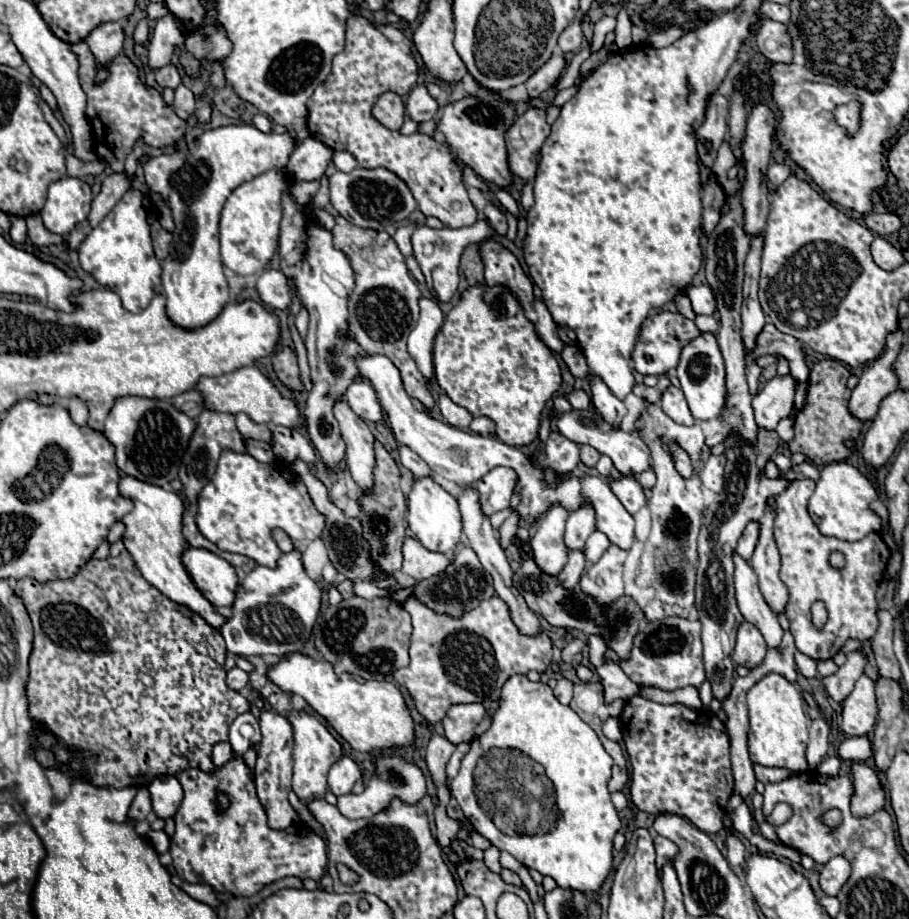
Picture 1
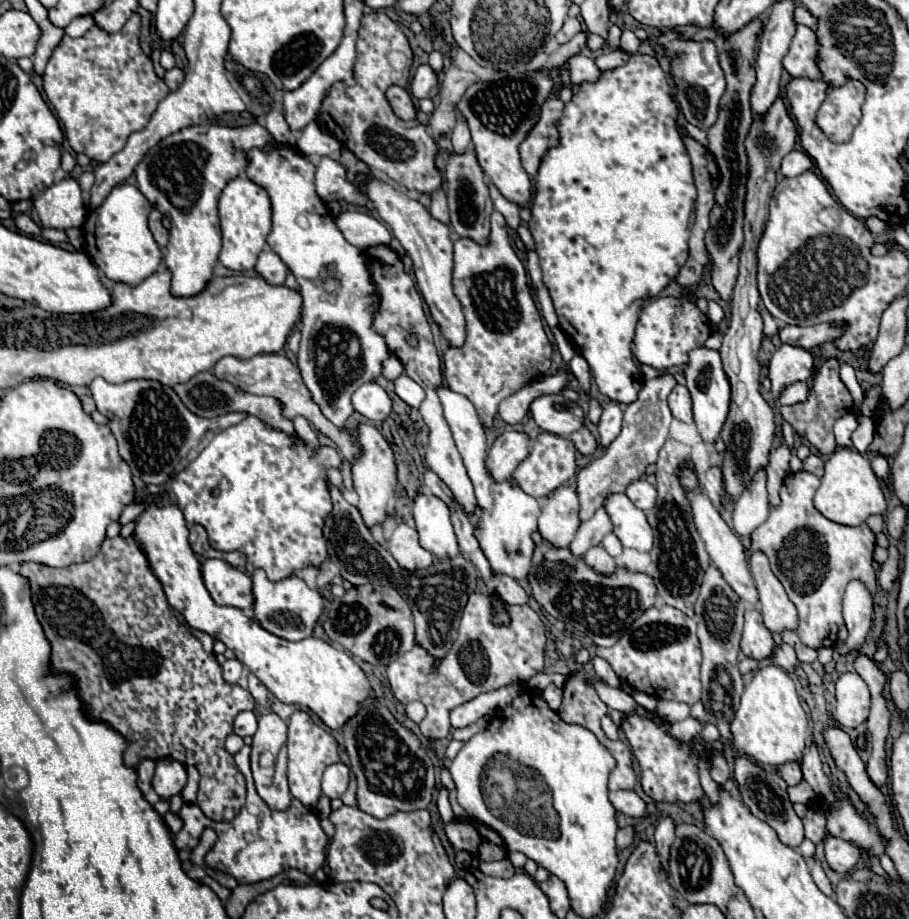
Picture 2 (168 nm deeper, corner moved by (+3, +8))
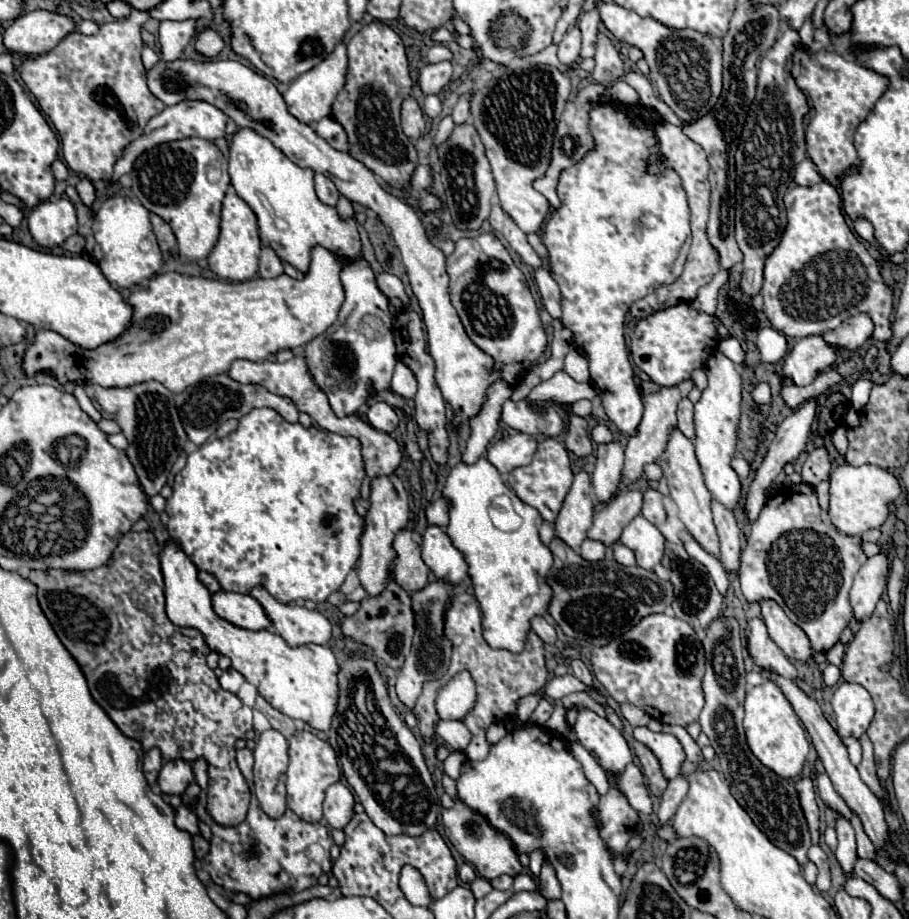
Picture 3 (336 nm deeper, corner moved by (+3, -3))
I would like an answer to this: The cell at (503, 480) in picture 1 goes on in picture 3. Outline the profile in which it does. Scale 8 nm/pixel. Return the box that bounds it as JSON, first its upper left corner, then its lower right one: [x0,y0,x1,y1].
[487,432,537,474]

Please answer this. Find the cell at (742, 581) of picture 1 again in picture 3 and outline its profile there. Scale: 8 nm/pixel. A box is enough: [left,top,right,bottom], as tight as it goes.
[659,428,719,554]

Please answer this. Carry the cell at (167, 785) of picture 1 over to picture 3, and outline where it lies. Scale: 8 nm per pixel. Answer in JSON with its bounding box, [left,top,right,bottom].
[159,760,193,794]

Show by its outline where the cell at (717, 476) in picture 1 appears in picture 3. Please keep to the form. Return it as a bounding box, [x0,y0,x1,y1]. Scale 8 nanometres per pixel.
[711,500,741,574]

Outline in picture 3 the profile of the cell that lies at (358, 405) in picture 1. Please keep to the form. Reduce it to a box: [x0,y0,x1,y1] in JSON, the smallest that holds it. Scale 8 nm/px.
[367,402,399,432]

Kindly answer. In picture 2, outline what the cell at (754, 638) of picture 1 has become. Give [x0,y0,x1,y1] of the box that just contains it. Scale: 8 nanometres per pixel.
[741,609,775,661]

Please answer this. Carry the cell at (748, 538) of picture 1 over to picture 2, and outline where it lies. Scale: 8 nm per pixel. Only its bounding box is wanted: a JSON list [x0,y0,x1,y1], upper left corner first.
[733,471,769,537]

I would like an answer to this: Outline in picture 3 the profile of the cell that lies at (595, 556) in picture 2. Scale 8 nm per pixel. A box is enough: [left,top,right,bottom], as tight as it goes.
[581,538,605,562]

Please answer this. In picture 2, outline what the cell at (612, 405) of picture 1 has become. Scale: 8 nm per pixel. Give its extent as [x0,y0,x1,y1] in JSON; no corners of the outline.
[597,401,623,447]

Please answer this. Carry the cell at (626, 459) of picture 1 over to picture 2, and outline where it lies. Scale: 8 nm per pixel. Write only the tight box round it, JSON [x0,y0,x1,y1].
[531,395,585,437]

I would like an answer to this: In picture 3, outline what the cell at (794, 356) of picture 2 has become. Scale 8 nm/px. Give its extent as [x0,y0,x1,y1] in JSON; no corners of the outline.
[783,336,837,386]

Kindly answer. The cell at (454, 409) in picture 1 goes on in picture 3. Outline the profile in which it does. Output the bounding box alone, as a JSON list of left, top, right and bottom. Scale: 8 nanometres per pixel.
[443,462,553,654]

